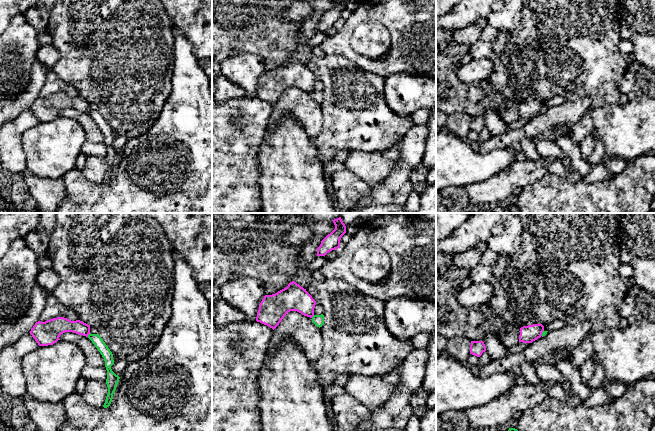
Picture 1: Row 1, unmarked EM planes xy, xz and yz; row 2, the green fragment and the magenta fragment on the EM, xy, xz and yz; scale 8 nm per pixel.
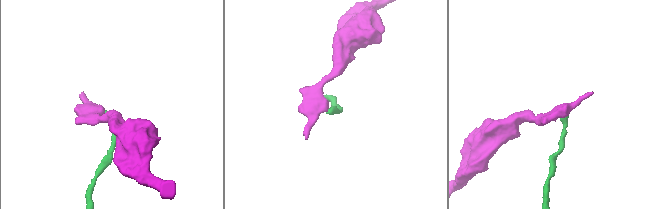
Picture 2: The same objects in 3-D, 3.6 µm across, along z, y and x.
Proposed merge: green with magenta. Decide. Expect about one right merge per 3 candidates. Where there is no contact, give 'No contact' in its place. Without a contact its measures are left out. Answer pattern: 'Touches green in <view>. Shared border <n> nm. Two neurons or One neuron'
Touches green in xy. Shared border 40 nm. Two neurons

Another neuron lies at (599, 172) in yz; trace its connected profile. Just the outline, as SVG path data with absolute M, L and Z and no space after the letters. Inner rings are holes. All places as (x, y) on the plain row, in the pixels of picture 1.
M603 161L592 167L589 174L582 177L585 183L591 184L599 181L611 180L615 175L609 173L606 169L606 161Z

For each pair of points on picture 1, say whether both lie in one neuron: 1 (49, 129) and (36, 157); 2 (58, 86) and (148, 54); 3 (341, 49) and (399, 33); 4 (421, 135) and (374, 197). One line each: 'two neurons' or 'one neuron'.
1: one neuron
2: two neurons
3: one neuron
4: one neuron

